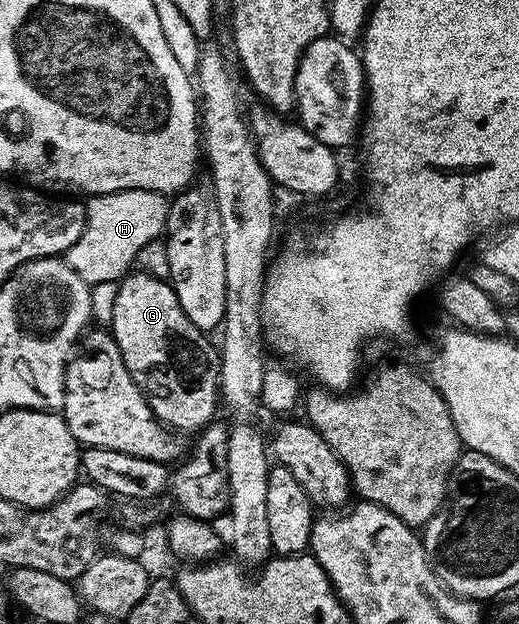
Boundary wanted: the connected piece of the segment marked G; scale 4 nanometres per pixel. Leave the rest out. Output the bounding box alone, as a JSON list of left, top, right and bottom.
[108,270,220,434]

